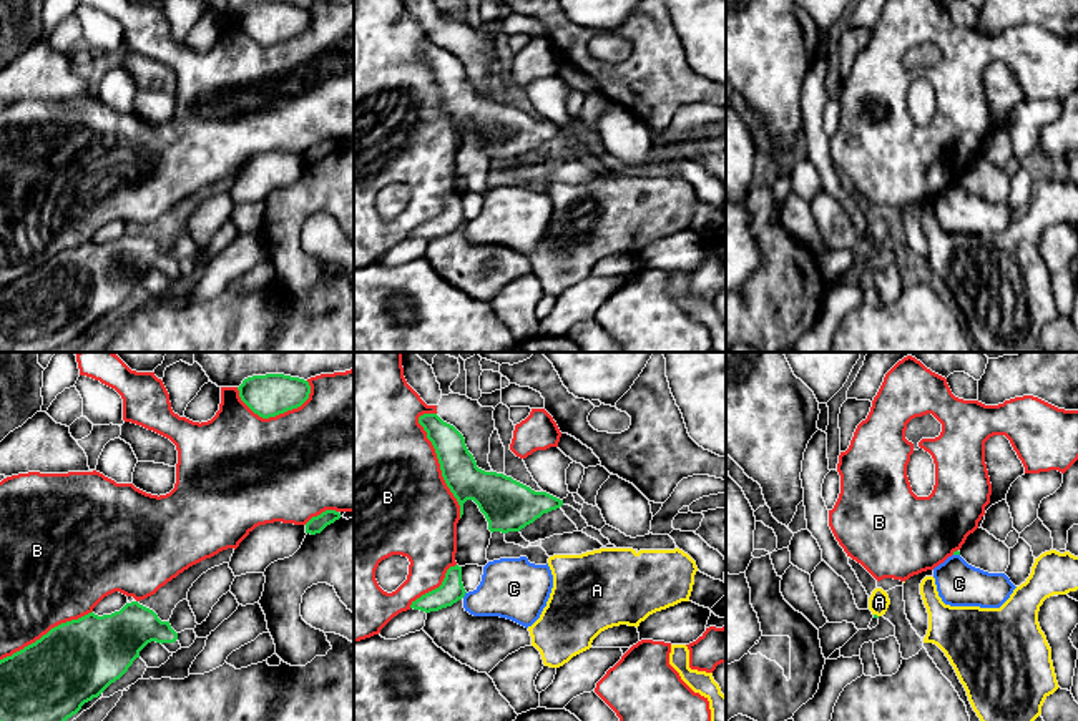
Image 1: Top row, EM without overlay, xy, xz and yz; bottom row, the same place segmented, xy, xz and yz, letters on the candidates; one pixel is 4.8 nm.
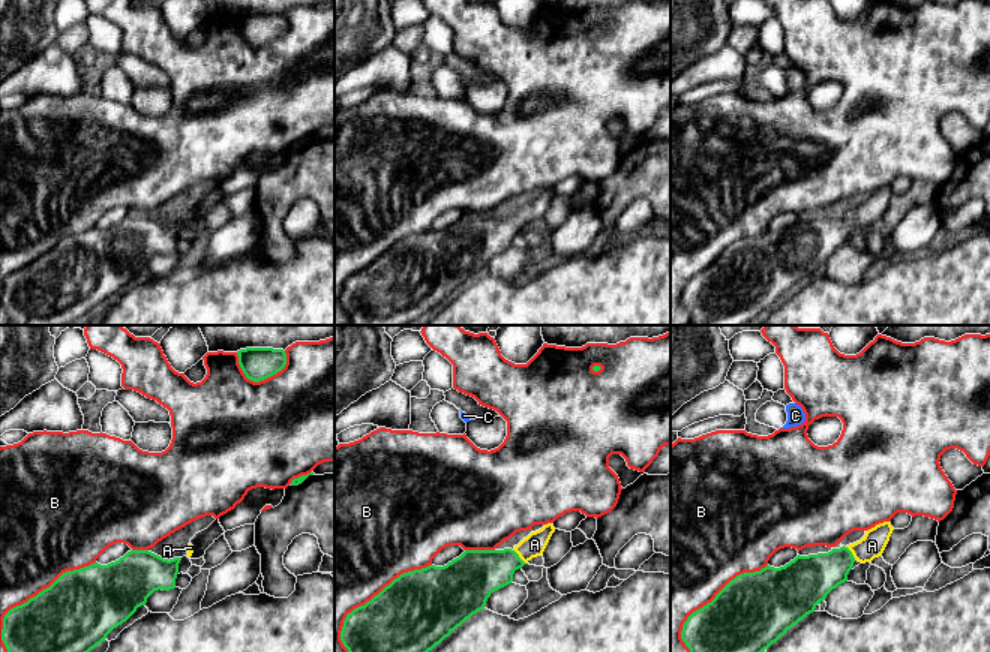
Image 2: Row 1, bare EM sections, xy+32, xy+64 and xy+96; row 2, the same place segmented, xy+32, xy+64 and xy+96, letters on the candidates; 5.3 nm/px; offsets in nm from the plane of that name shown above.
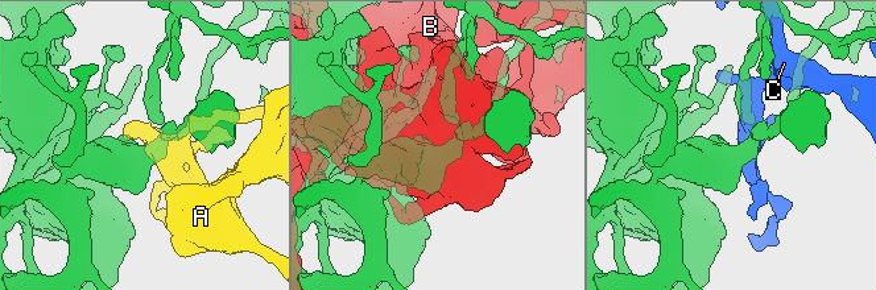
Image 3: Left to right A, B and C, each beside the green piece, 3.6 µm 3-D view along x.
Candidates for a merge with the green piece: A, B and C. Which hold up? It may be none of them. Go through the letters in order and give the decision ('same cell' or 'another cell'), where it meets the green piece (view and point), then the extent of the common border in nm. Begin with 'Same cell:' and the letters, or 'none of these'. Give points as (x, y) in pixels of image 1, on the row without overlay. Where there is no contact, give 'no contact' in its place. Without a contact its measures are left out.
Same cell: A
A: same cell; contact yz (876, 243); length 30 nm
B: another cell; contact xz (440, 93); length 550 nm
C: another cell; contact xz (464, 223); length 40 nm

